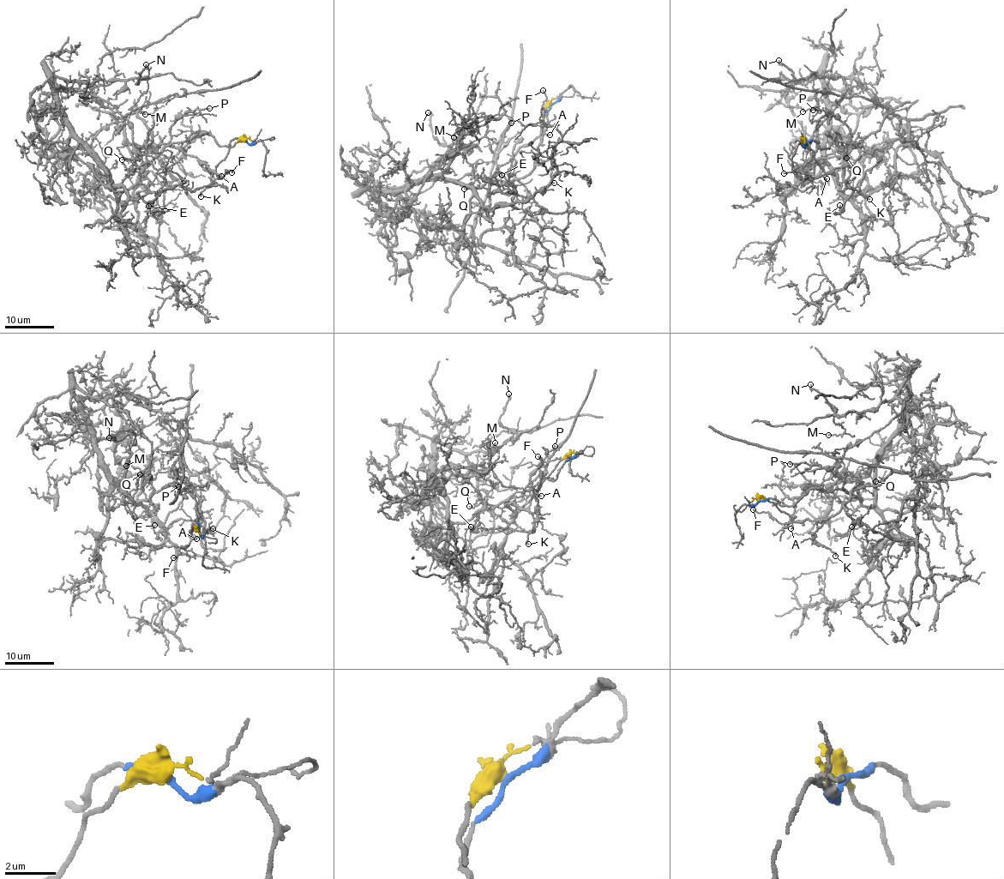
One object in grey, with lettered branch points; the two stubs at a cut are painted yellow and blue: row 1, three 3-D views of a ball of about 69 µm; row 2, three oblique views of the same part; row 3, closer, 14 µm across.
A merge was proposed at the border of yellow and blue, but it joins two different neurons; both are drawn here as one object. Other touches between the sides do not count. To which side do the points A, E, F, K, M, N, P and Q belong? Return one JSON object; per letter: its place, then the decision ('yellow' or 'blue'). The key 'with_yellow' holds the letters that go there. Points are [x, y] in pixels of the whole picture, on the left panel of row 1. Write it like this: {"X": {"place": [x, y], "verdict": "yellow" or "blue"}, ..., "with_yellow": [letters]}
{"A": {"place": [221, 176], "verdict": "yellow"}, "E": {"place": [148, 206], "verdict": "blue"}, "F": {"place": [231, 172], "verdict": "yellow"}, "K": {"place": [201, 196], "verdict": "yellow"}, "M": {"place": [145, 114], "verdict": "blue"}, "N": {"place": [146, 64], "verdict": "blue"}, "P": {"place": [209, 108], "verdict": "blue"}, "Q": {"place": [122, 159], "verdict": "blue"}, "with_yellow": ["A", "F", "K"]}

